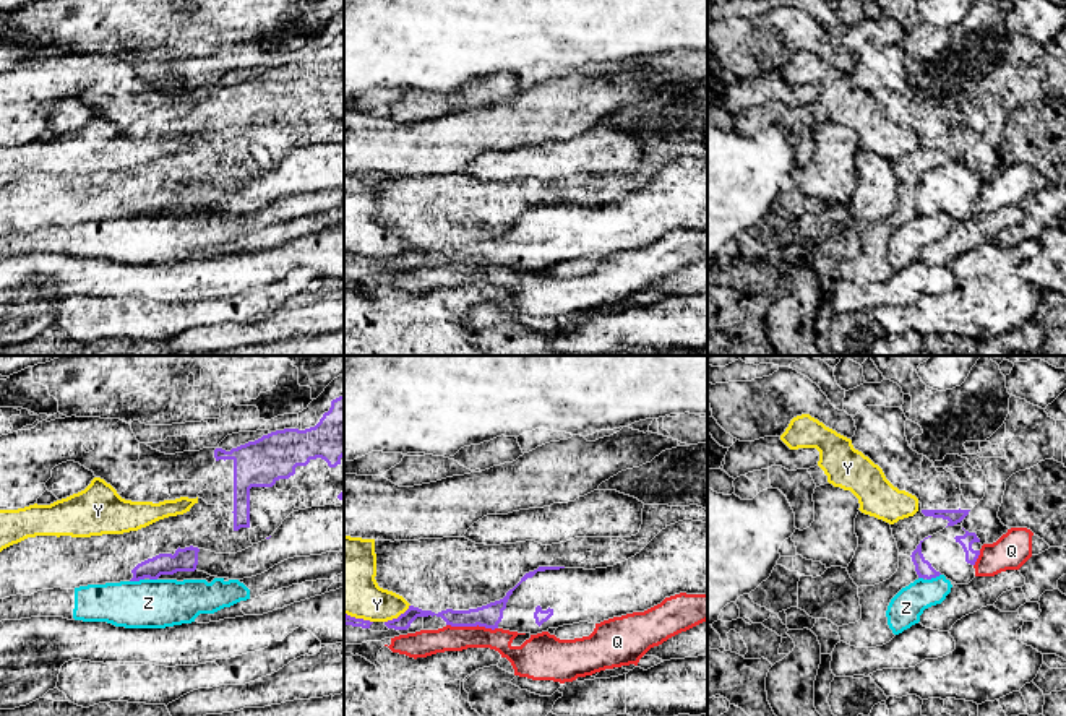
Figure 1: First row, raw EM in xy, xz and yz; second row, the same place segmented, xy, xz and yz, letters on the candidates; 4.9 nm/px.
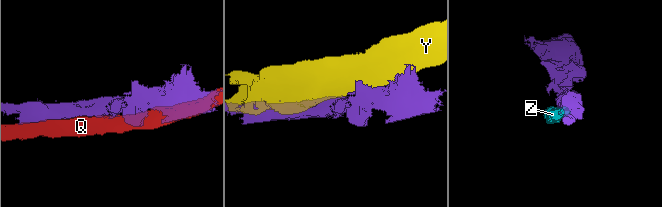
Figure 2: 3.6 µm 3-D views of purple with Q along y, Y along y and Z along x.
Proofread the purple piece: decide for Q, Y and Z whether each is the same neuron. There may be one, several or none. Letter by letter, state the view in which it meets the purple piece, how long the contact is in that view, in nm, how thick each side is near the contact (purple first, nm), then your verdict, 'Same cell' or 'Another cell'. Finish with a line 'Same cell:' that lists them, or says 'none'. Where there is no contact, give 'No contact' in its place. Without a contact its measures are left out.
Q: Touches purple in xz. Shared border 260 nm. Thickness 120 nm (purple) against 130 nm. Another cell
Y: Touches purple in xz. Shared border 160 nm. Thickness 80 nm (purple) against 220 nm. Another cell
Z: Touches purple in xy. Shared border 70 nm. Thickness 110 nm (purple) against 240 nm. Another cell
Same cell: none

